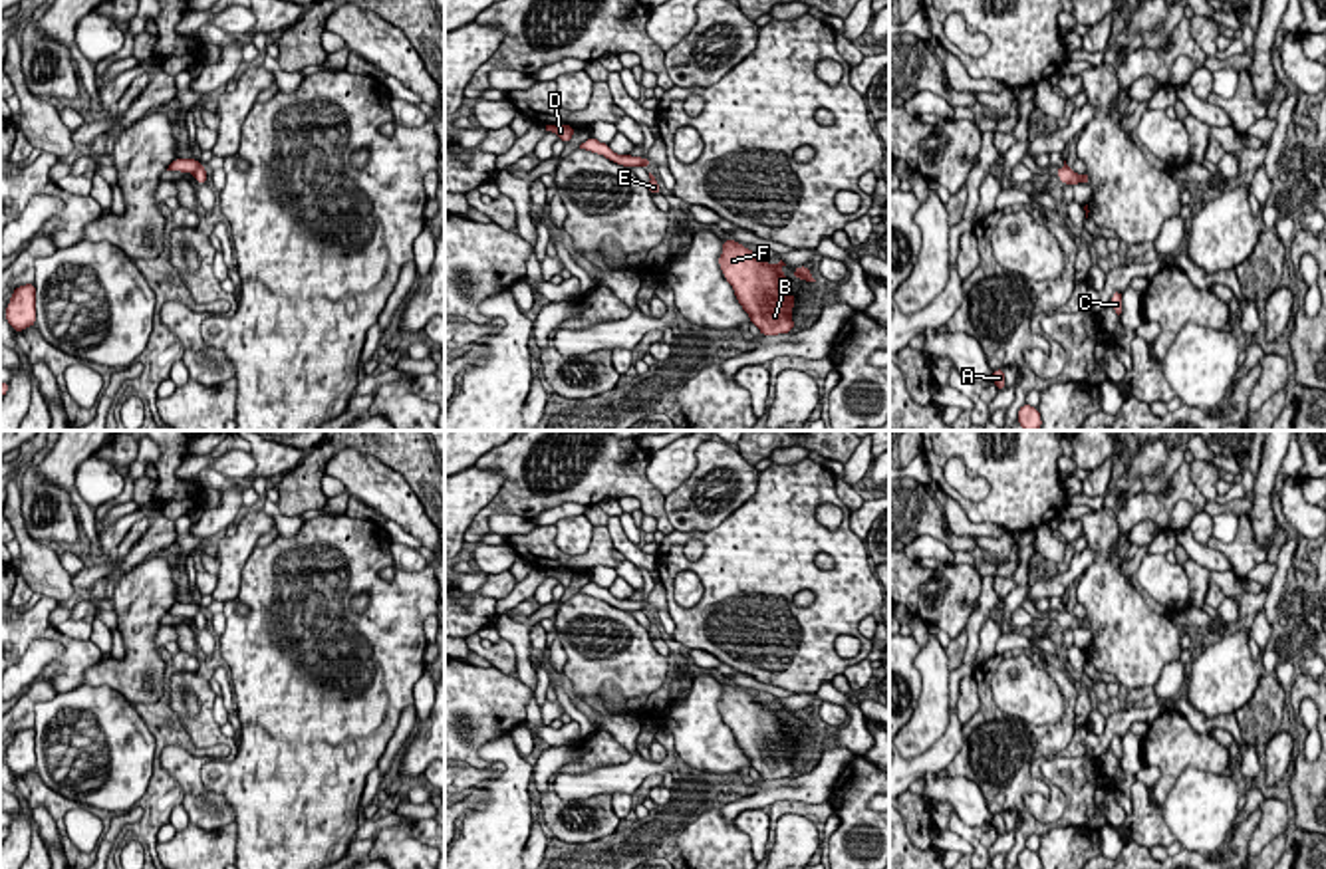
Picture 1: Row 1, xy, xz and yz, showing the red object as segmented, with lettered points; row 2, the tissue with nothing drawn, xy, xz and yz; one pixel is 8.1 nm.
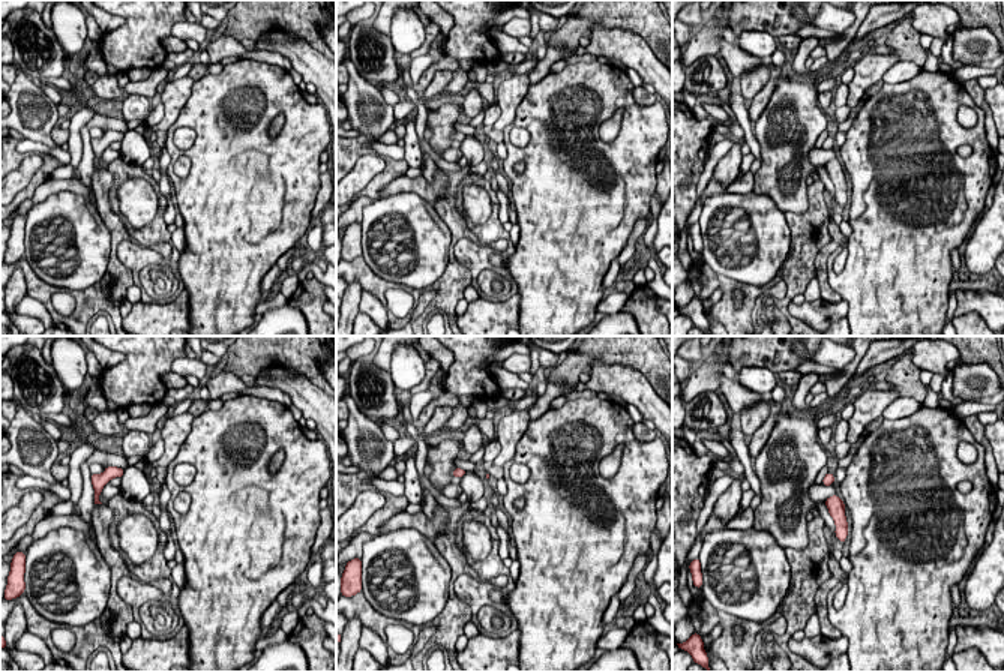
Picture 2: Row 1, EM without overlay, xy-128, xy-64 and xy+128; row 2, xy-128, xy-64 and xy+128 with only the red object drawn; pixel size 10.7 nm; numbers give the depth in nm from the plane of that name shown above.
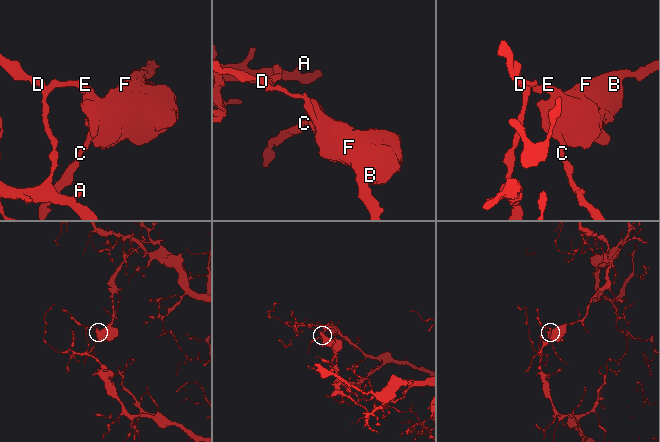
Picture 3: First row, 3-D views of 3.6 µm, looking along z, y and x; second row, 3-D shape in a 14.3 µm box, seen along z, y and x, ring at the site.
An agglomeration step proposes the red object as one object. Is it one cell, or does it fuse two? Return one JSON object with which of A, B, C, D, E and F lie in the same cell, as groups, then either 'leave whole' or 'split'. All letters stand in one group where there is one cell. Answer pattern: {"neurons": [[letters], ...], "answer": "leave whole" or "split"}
{"neurons": [["A", "D"], ["B", "C", "E", "F"]], "answer": "split"}

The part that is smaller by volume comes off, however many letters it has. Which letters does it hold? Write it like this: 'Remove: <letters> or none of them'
Remove: B, C, E, F

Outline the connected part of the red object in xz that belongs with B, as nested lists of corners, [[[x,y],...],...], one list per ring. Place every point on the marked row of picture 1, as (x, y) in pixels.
[[[723,240],[723,246],[719,266],[750,323],[760,329],[760,335],[790,333],[794,296],[790,278],[782,274],[786,264],[782,260],[766,264],[762,260],[766,252],[754,254],[736,240]]]

